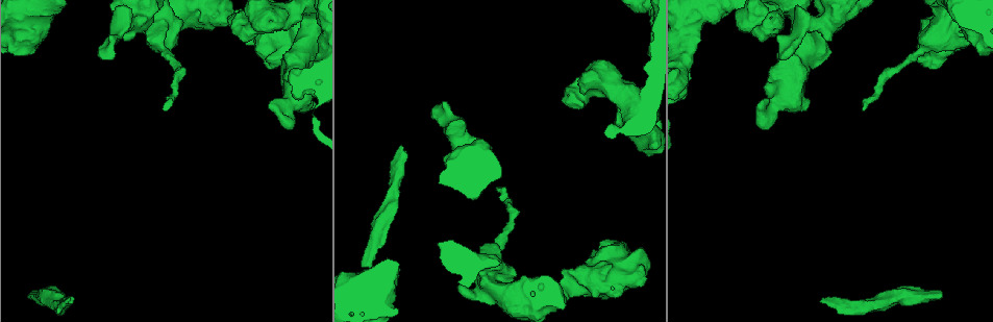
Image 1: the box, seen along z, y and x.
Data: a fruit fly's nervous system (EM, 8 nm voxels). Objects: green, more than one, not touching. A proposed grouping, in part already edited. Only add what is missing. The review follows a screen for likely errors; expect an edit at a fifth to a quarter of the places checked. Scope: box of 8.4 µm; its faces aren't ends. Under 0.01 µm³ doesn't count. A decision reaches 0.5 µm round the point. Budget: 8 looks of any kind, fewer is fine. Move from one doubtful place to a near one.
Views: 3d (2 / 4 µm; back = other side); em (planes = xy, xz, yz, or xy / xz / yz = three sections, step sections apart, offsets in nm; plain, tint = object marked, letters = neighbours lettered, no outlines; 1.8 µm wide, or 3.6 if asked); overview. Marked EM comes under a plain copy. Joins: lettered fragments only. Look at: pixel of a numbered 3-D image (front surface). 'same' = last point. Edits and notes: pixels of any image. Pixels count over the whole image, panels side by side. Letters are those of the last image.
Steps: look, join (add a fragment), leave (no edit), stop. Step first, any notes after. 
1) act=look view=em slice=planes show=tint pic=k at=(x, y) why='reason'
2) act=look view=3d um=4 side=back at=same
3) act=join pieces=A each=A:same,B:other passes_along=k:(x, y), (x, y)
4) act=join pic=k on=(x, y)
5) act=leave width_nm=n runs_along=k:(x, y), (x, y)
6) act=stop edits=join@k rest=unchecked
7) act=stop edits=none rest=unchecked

act=look view=em slice=planes show=tint pic=1 at=(226, 18) why='closes a loop'

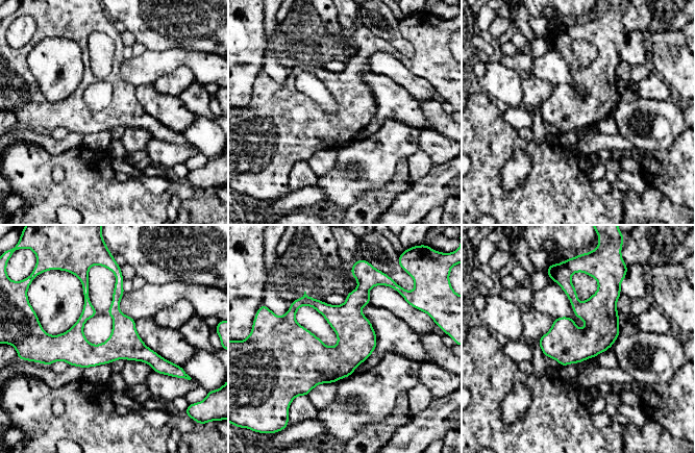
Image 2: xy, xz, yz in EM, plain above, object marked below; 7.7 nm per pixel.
act=look view=em slice=planes show=letters at=same why='what lies round it'

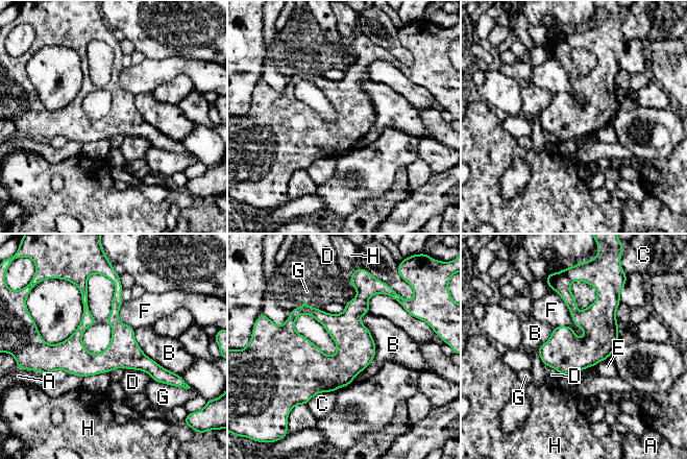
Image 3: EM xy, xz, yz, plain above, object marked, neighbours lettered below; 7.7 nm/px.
act=leave each=A:other,B:other,C:other,D:other,E:other,F:other,G:other,H:other found='no lettered fragment goes on from it'

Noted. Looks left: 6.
act=look view=em um=3.6 slice=planes show=letters pic=1 at=(626, 264)

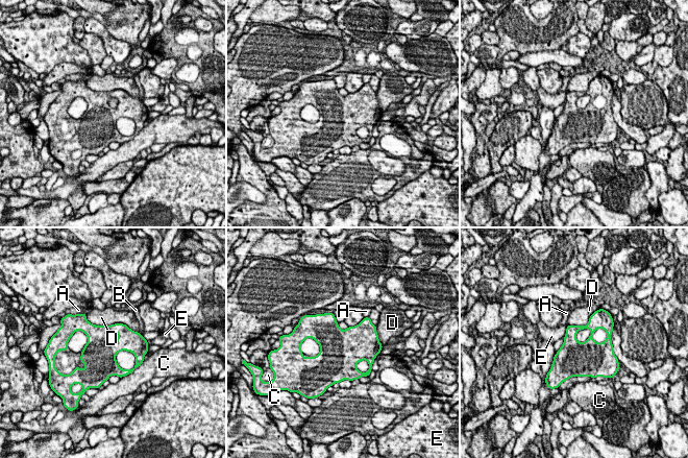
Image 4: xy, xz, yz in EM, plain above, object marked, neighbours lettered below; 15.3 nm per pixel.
act=leave each=A:other,B:other,C:other,D:other,E:other border=4:(365, 317), (358, 323), (348, 327) found='no lettered fragment goes on from it'

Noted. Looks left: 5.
act=look view=3d um=4 pic=1 at=(283, 119) why='abrupt turn'

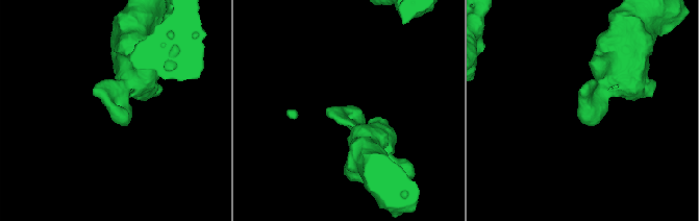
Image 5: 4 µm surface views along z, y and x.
act=look view=em slice=planes show=letters pic=5 at=(589, 109)

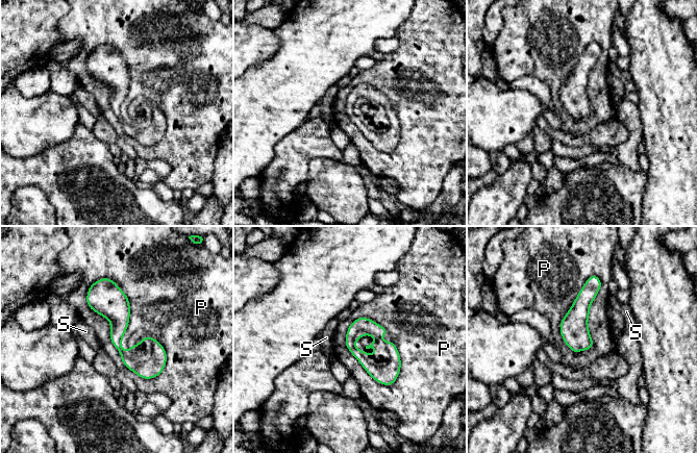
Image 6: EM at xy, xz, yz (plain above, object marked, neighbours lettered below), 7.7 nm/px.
act=leave each=P:other,S:other border=6:(595, 274), (589, 351) found='no lettered fragment goes on from it'

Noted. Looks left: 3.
act=look view=em slice=planes show=letters pic=1 at=(70, 297) why='branch stops here'

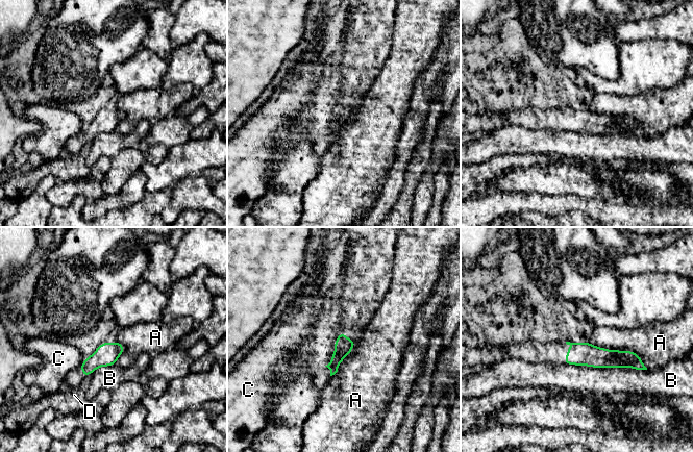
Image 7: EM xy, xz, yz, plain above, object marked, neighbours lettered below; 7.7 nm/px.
act=leave width_nm=140 each=A:other,B:other,C:other,D:other border=7:(586, 341), (630, 350), (646, 368) found='none of them fits'

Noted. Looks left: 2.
act=stop edits=none rest=unchecked

